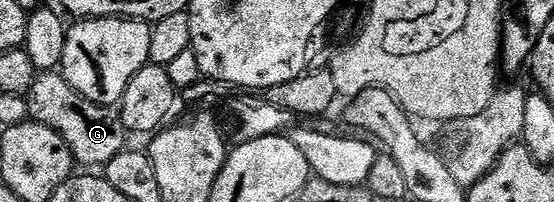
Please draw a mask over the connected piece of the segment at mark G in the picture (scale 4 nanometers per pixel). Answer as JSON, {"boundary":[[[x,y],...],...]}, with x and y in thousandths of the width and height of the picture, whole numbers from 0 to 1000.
{"boundary":[[[78,351],[51,460],[54,594],[78,614],[108,663],[134,748],[143,817],[177,812],[188,822],[209,782],[209,762],[229,748],[231,658],[218,569],[204,530],[175,515],[146,475],[117,376],[103,351]]]}

